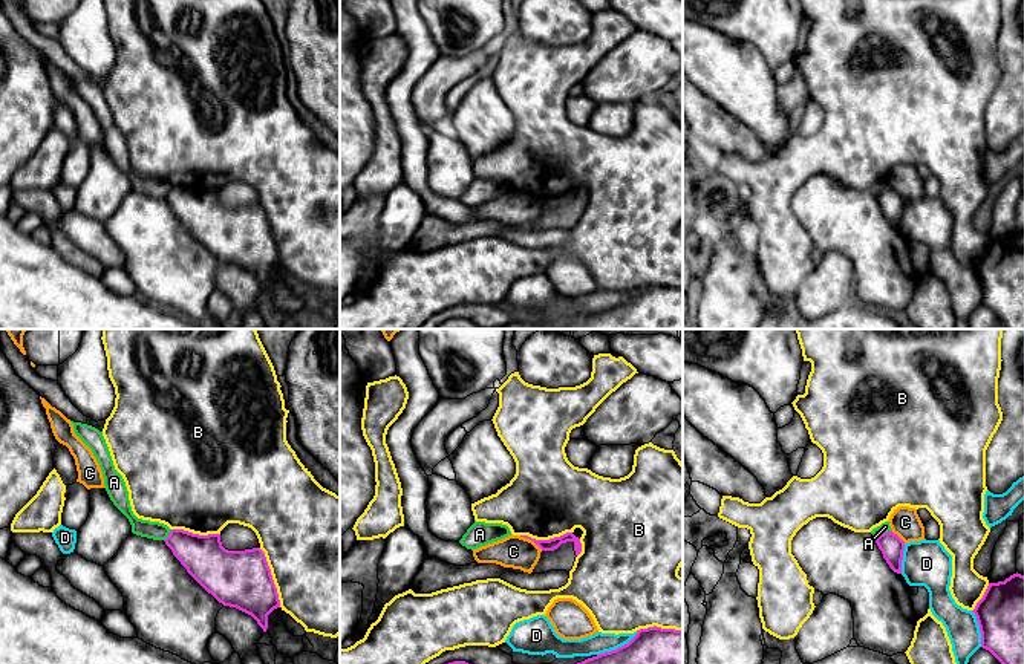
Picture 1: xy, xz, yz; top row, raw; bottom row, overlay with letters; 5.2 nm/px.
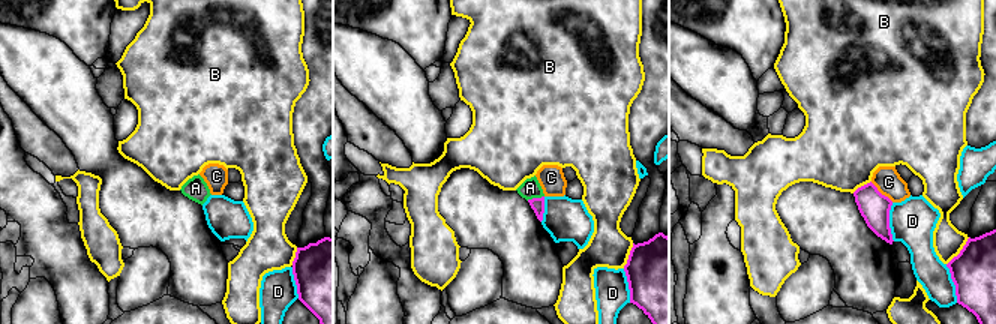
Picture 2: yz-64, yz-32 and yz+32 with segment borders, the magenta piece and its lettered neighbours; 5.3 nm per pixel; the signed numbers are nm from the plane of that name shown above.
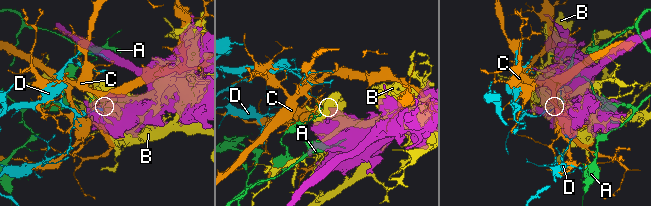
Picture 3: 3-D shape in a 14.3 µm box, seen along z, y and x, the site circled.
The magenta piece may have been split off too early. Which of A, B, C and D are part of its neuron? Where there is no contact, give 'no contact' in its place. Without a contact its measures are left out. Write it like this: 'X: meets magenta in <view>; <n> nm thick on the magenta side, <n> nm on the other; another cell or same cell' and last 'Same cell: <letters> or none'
A: meets magenta in yz; 120 nm thick on the magenta side, 50 nm on the other; another cell
B: meets magenta in xy; 300 nm thick on the magenta side, 500 nm on the other; another cell
C: meets magenta in xz; 60 nm thick on the magenta side, 170 nm on the other; another cell
D: meets magenta in xz; 190 nm thick on the magenta side, 110 nm on the other; another cell
Same cell: none

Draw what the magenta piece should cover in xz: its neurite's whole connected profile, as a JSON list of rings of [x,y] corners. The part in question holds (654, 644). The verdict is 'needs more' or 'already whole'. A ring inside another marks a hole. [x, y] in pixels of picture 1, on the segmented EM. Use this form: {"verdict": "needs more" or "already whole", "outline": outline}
{"verdict": "already whole", "outline": [[[640,629],[628,644],[577,664],[683,664],[683,632]]]}

